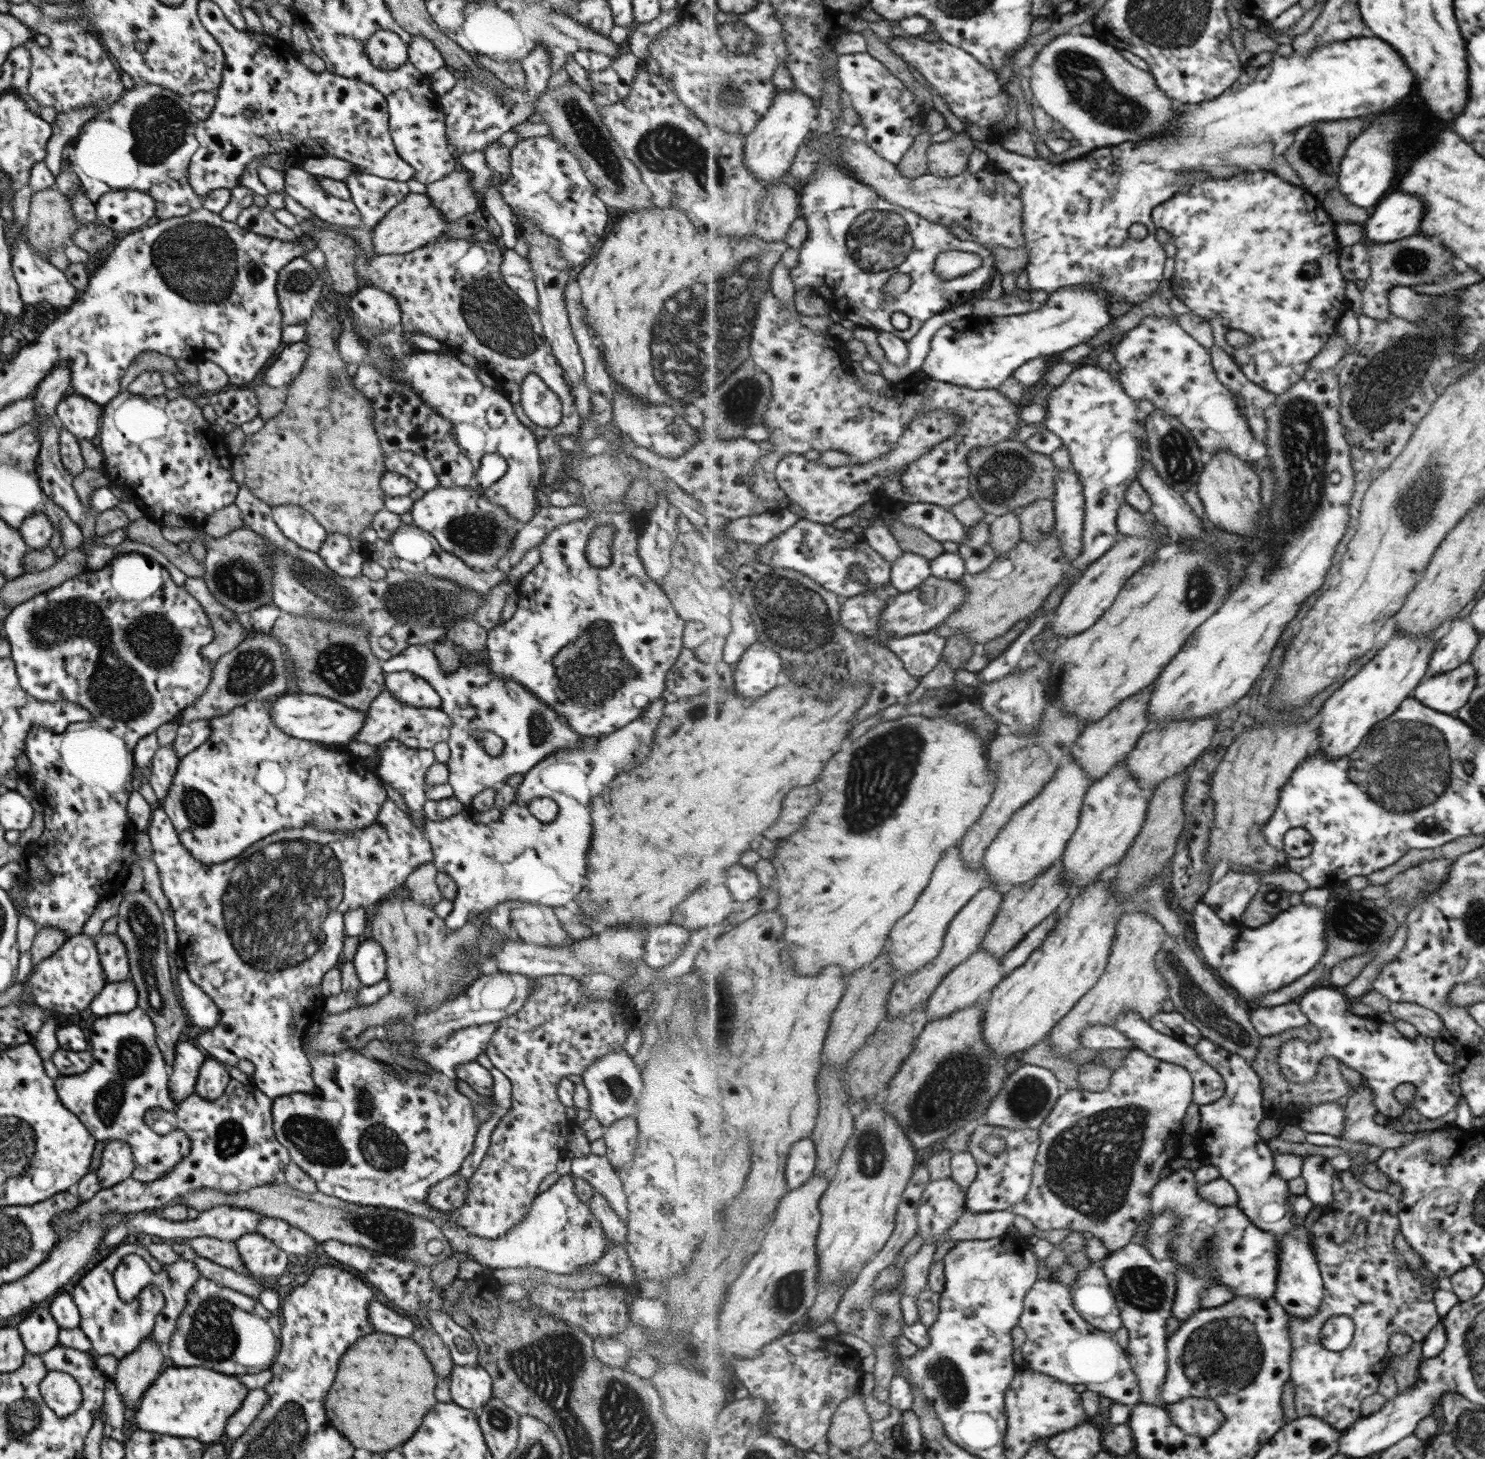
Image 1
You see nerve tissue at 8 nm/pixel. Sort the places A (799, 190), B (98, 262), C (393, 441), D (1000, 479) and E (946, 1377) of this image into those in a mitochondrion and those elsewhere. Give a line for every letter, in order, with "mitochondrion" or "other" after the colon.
A: other
B: other
C: other
D: mitochondrion
E: mitochondrion

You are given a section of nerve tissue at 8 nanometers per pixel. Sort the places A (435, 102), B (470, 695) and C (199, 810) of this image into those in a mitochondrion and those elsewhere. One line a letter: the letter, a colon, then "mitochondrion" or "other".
A: other
B: other
C: mitochondrion

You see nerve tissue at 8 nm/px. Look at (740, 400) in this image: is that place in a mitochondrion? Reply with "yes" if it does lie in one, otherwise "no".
yes

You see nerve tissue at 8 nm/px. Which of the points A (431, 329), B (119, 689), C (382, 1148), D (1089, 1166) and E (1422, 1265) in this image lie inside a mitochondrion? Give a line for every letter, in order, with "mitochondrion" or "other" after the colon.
A: other
B: mitochondrion
C: mitochondrion
D: mitochondrion
E: other

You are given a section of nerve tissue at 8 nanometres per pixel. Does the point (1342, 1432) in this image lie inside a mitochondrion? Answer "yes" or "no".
no

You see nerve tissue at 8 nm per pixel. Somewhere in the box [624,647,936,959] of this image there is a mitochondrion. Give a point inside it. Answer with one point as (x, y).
(881, 770)

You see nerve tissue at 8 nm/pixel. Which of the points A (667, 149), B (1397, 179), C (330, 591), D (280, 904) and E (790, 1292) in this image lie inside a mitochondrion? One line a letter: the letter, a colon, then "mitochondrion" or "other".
A: mitochondrion
B: other
C: mitochondrion
D: mitochondrion
E: mitochondrion

